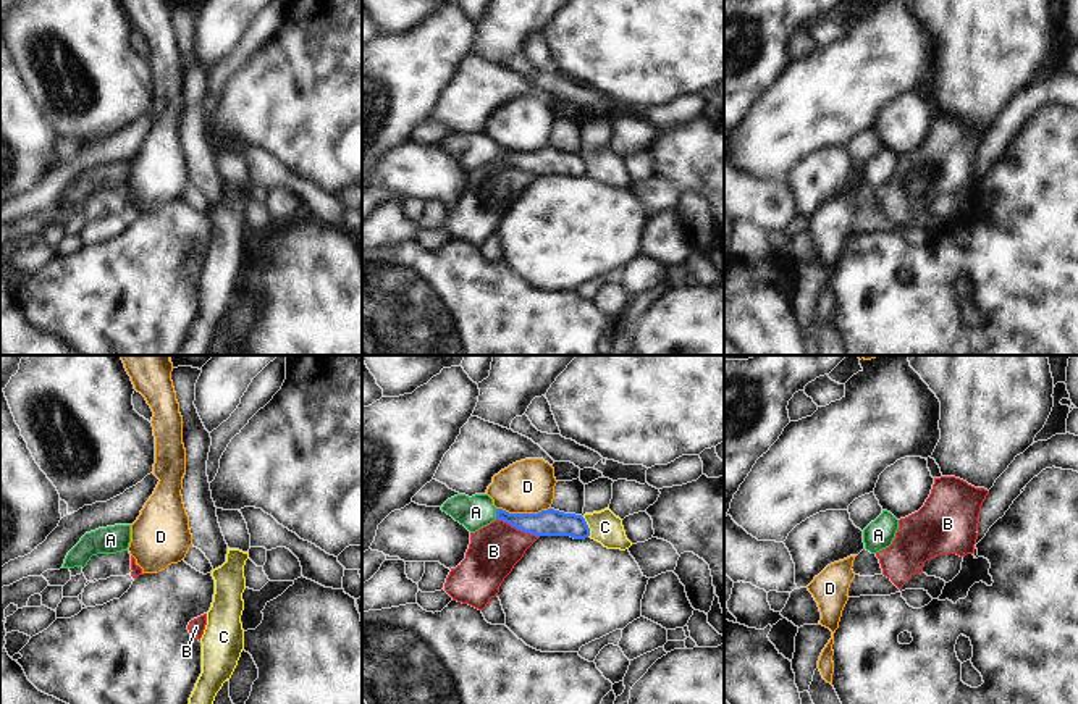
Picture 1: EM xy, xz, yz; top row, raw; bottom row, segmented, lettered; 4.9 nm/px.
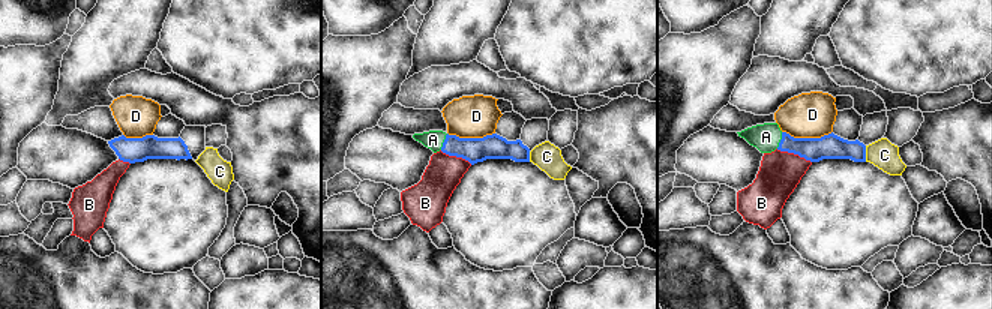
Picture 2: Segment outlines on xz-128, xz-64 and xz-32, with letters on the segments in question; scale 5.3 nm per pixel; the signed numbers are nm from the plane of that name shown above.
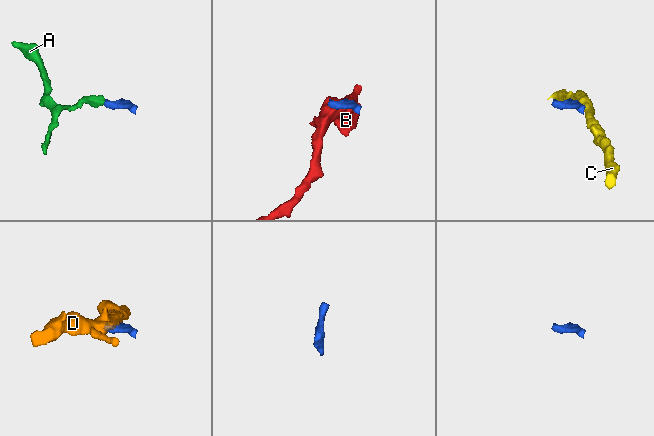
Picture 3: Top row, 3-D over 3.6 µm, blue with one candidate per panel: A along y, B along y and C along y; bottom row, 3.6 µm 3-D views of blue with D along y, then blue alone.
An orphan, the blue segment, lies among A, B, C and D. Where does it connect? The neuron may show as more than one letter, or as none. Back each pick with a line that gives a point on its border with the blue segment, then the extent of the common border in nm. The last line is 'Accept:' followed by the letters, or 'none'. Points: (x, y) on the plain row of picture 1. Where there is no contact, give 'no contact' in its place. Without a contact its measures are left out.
A: meets blue in xz at (496, 152); contact 50 nm long
Accept: A

